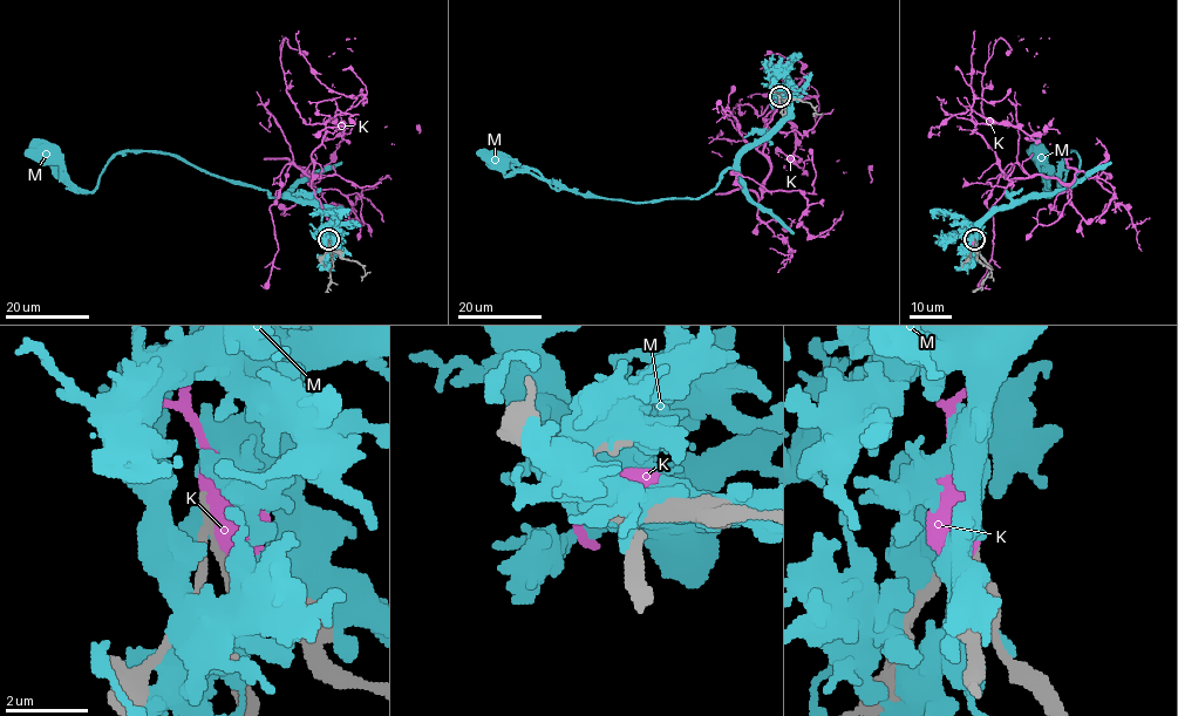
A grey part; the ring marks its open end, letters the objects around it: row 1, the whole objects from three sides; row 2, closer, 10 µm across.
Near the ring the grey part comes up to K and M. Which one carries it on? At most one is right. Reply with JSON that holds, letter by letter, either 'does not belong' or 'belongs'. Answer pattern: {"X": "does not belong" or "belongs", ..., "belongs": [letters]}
{"K": "does not belong", "M": "does not belong", "belongs": []}

